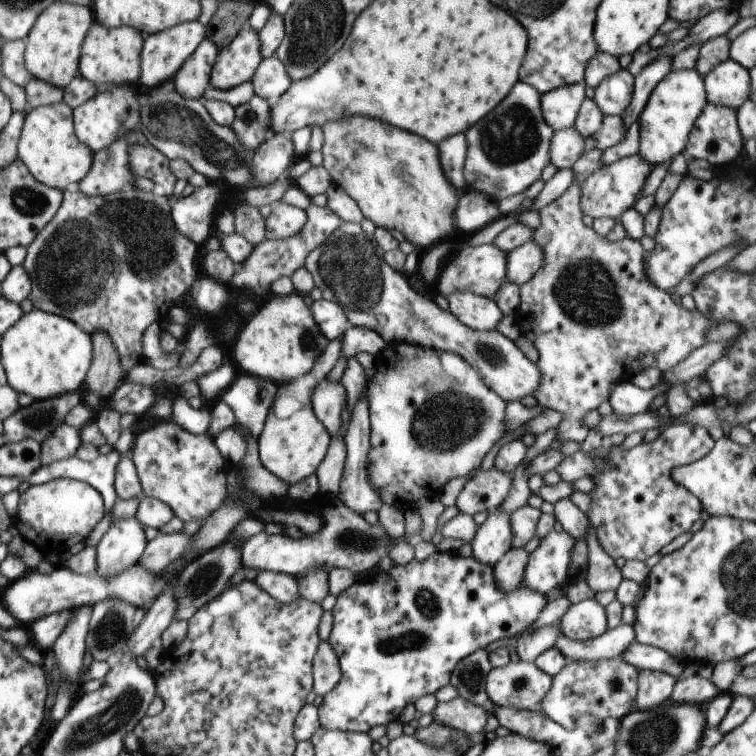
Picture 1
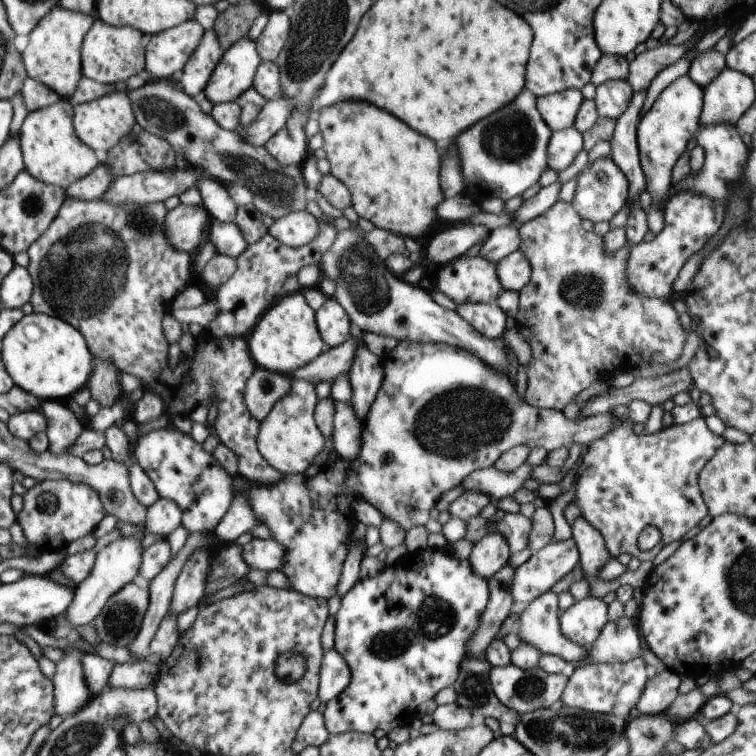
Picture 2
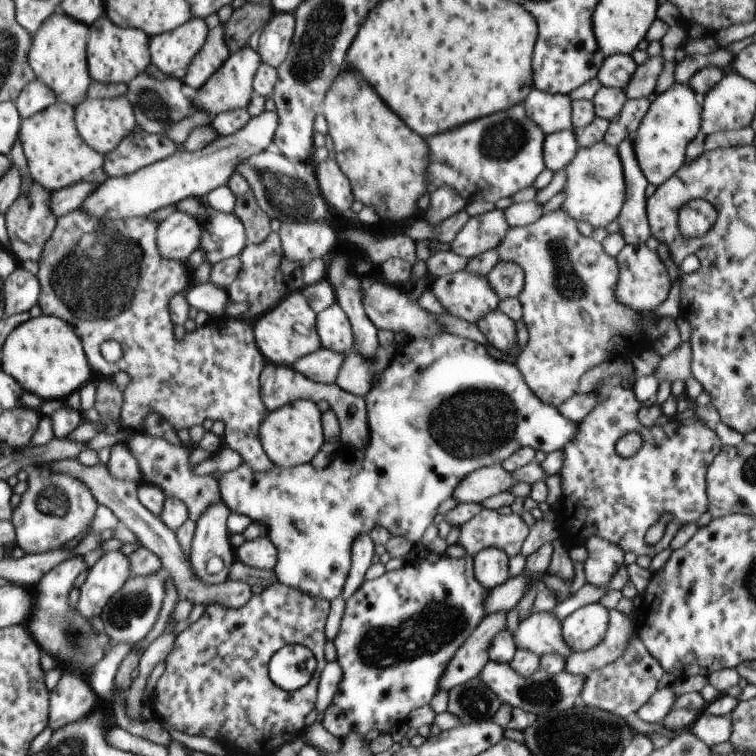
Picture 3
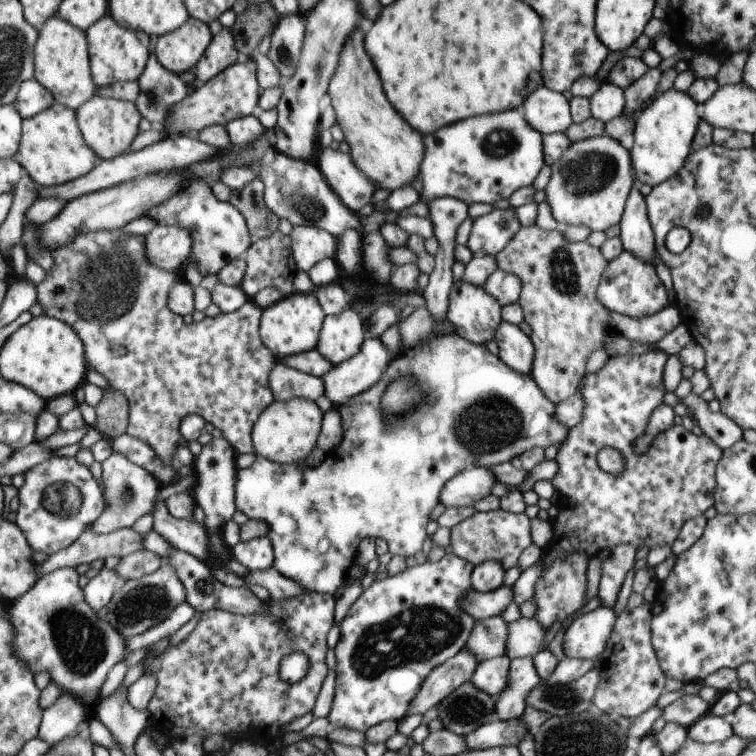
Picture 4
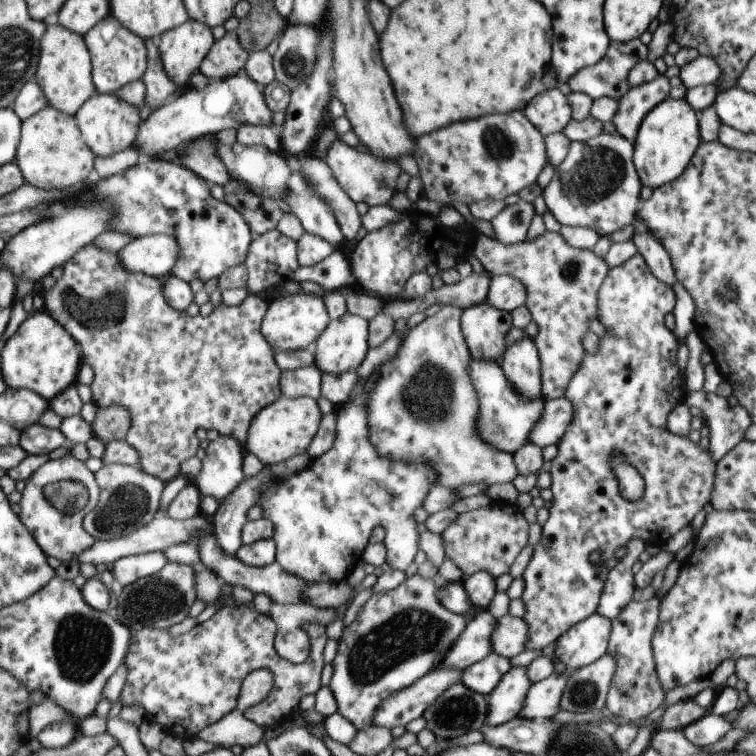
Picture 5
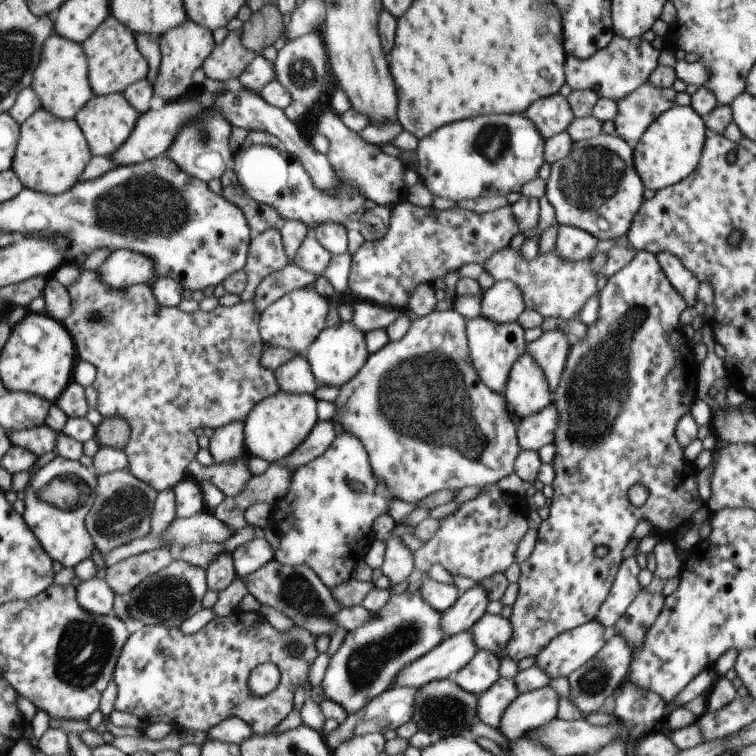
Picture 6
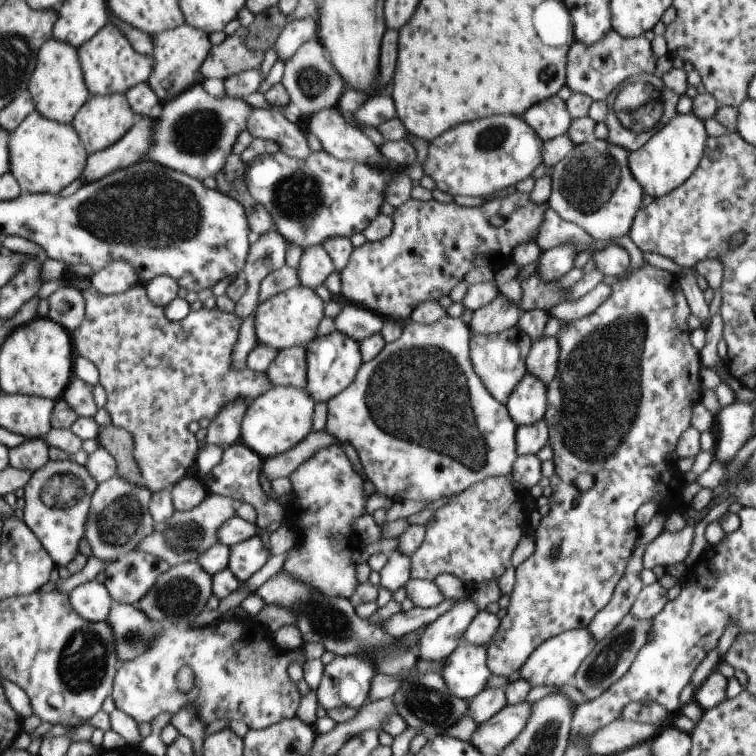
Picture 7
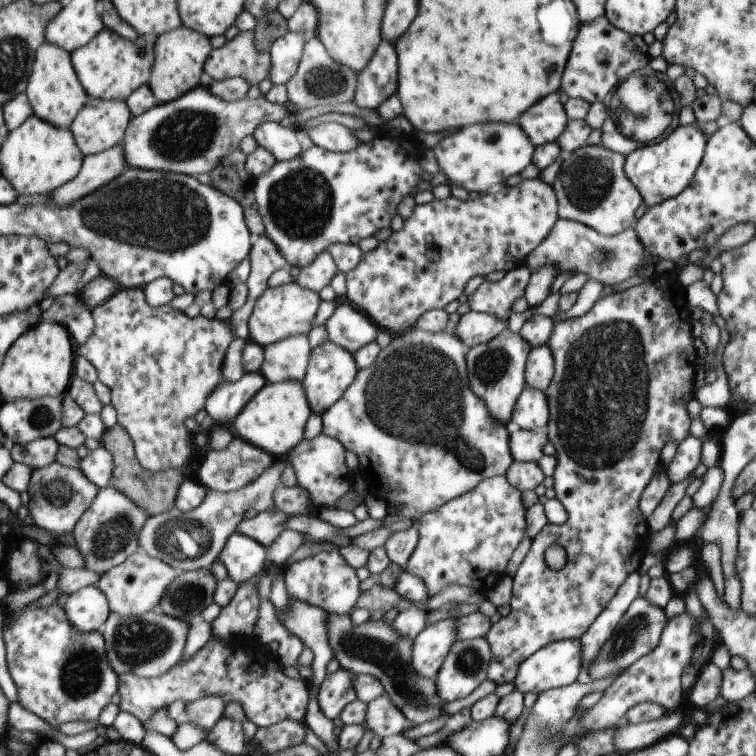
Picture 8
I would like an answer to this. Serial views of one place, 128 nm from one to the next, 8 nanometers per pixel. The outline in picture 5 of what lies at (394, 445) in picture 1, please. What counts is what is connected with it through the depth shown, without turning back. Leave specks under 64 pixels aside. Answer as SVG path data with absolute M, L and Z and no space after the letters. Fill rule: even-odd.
M474 359L467 369L475 393L479 396L480 416L477 419L479 437L506 453L514 454L529 442L529 432L537 426L545 405L545 400L528 401L510 384L498 362ZM374 370L363 392L353 402L342 404L336 409L337 423L332 448L322 456L312 459L300 472L286 479L277 479L256 504L263 508L263 518L266 517L273 524L273 539L277 550L275 561L284 571L290 571L312 585L340 583L346 579L353 562L362 559L363 550L374 527L385 530L385 562L392 569L406 572L419 550L419 534L413 512L423 506L429 490L436 486L435 469L431 465L413 461L383 459L370 442L365 402L376 379L377 370Z

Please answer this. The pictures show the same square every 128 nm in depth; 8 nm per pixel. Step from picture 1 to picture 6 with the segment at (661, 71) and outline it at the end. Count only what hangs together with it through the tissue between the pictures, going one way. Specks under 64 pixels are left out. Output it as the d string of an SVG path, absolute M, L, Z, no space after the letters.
M669 252L658 253L658 262L666 273L672 286L682 295L688 307L697 303L698 277L680 262L680 259Z

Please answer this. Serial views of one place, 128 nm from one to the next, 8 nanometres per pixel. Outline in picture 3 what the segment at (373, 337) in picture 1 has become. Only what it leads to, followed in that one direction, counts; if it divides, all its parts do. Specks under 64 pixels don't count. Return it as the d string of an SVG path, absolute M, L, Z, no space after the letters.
M320 347L293 364L293 369L316 382L334 383L345 355Z

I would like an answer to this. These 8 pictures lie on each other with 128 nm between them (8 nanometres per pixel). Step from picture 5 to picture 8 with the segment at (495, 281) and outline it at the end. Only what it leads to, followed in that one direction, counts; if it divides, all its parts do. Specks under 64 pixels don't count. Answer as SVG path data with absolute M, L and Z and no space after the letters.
M470 311L462 315L457 324L451 325L451 329L469 350L473 346L490 342L507 326L507 323L492 315Z

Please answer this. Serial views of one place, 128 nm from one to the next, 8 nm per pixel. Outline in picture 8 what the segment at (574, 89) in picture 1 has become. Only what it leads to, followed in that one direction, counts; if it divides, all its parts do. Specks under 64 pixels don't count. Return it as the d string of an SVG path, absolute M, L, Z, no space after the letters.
M550 93L520 115L517 125L535 147L554 142L562 134L568 115L558 93Z

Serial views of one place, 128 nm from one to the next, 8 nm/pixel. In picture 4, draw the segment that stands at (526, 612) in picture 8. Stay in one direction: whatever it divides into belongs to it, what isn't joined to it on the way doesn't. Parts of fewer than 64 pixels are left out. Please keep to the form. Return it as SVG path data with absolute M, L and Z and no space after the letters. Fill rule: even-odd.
M626 250L606 266L596 296L610 313L616 312L629 318L653 316L669 305L667 290L658 278L655 266ZM654 348L642 356L612 356L600 372L587 374L581 381L578 393L584 400L583 418L580 424L569 429L555 458L558 472L551 482L558 495L555 504L559 510L551 523L551 540L542 551L542 572L531 599L538 606L535 618L544 628L549 629L558 620L565 621L585 606L588 563L599 551L619 545L646 546L648 549L670 546L686 521L704 515L714 505L714 476L723 451L708 436L696 436L683 426L675 425L654 436L645 454L638 456L632 450L634 440L646 432L652 412L663 405L664 394L667 394L662 370L669 355ZM602 448L616 448L624 456L626 468L620 476L604 472L598 465L597 455Z

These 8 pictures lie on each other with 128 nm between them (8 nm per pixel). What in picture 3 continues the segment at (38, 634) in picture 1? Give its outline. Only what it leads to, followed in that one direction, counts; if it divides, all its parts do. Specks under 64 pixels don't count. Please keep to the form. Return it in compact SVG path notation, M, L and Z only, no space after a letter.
M118 551L101 556L80 588L79 613L87 619L100 615L114 594L132 577L131 566L129 558Z

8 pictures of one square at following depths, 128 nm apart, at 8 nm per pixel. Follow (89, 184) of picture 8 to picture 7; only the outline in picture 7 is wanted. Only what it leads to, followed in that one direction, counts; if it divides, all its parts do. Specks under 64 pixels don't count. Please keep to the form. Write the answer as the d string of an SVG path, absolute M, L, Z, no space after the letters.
M142 117L141 123L133 127L118 143L89 154L85 170L80 176L84 183L93 183L105 176L128 168L147 158L152 142L152 125L155 118Z

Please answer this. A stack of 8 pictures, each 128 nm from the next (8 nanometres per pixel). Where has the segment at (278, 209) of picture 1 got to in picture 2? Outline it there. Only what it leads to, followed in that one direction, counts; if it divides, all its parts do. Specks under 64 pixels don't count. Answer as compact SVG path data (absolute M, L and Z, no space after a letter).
M308 211L289 212L268 228L283 245L298 248L310 244L319 234L319 220Z

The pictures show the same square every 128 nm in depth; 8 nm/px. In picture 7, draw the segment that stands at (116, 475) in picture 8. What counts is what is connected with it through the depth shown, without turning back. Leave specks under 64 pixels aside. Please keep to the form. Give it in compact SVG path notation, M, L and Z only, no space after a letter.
M114 424L101 427L97 438L100 446L110 452L117 461L118 476L130 481L133 485L142 486L141 469L134 458L134 443L132 434Z

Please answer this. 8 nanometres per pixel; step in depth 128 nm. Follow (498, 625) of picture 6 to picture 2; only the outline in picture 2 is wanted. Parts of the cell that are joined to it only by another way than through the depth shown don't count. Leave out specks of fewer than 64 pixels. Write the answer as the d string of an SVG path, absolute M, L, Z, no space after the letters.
M548 591L535 598L519 614L516 633L526 644L535 646L542 655L562 657L568 664L578 664L588 648L580 646L561 633L558 595Z

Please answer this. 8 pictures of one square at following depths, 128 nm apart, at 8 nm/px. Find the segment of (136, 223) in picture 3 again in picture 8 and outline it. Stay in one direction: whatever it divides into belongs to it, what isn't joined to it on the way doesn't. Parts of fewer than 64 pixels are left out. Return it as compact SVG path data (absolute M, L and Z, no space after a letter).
M121 288L112 295L109 299L106 299L104 303L95 306L91 310L93 316L93 323L95 324L93 335L88 338L84 344L79 346L79 354L84 358L87 358L98 371L98 378L100 382L103 382L112 393L111 404L117 410L117 422L120 423L128 432L133 439L133 443L136 445L137 459L141 465L152 472L158 472L159 470L168 469L182 469L182 466L186 464L190 452L192 452L192 440L188 436L188 430L184 426L186 418L188 416L194 416L196 412L200 412L204 408L204 402L207 402L210 395L213 394L214 390L225 383L222 374L222 364L224 364L224 356L226 356L226 350L228 346L232 344L232 332L228 328L228 324L220 322L220 318L213 317L208 319L199 315L195 318L186 316L182 311L176 310L172 305L159 306L154 308L150 306L145 299L143 289L124 289Z

